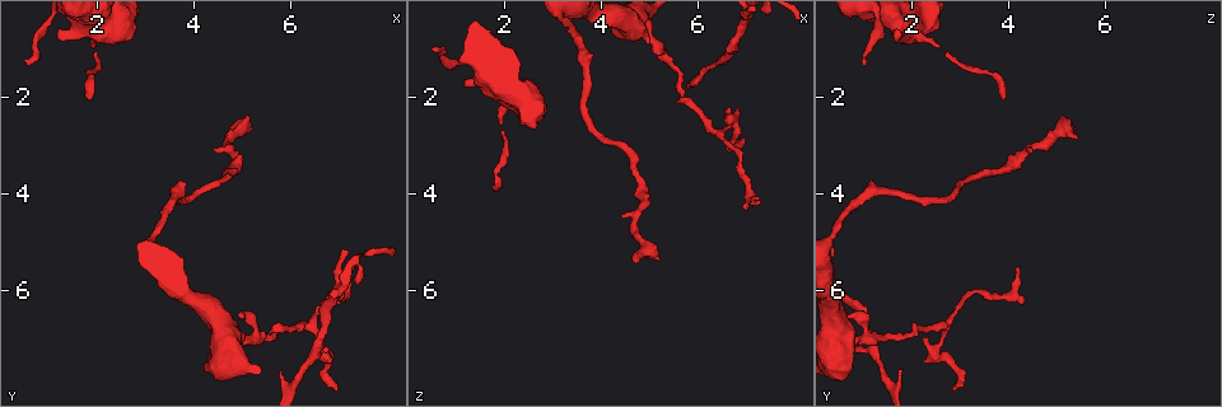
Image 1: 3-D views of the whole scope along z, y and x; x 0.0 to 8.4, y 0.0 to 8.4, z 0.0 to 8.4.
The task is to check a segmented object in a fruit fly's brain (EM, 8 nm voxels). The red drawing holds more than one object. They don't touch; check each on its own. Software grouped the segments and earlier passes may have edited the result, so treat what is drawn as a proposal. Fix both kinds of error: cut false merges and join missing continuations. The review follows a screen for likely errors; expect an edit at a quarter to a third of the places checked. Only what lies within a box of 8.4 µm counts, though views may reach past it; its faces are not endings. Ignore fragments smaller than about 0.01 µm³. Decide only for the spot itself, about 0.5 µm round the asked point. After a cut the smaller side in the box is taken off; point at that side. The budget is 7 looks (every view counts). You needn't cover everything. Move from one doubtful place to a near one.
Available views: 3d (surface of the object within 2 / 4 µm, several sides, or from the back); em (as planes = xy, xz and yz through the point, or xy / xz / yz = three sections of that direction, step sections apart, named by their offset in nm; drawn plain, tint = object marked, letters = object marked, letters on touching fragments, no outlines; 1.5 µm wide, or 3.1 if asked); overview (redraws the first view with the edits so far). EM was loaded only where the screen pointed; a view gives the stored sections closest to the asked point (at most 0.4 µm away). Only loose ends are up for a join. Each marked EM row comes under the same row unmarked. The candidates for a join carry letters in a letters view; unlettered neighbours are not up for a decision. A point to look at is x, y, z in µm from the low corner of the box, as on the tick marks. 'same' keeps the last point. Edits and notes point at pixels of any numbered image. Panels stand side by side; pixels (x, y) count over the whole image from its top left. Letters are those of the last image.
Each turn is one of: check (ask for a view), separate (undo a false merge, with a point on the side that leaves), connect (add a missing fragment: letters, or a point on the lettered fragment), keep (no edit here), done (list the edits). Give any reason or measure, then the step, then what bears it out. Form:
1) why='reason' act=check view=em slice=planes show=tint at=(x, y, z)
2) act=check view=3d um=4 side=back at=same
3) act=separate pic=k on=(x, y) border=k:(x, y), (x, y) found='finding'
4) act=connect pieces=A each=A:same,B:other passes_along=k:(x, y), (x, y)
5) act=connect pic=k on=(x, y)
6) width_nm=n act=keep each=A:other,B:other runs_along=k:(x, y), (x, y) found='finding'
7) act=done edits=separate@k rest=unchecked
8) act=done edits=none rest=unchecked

why='an open end' act=check view=3d um=2 at=(7.25, 5.50, 4.20)

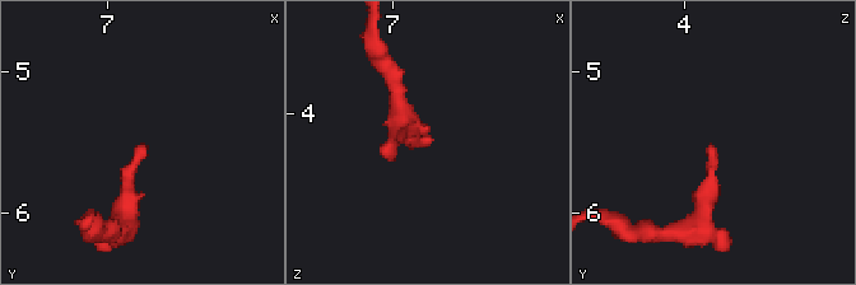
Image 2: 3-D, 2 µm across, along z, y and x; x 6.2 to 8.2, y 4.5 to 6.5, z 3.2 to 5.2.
act=check view=em slice=planes show=letters at=(7.26, 5.54, 4.16)

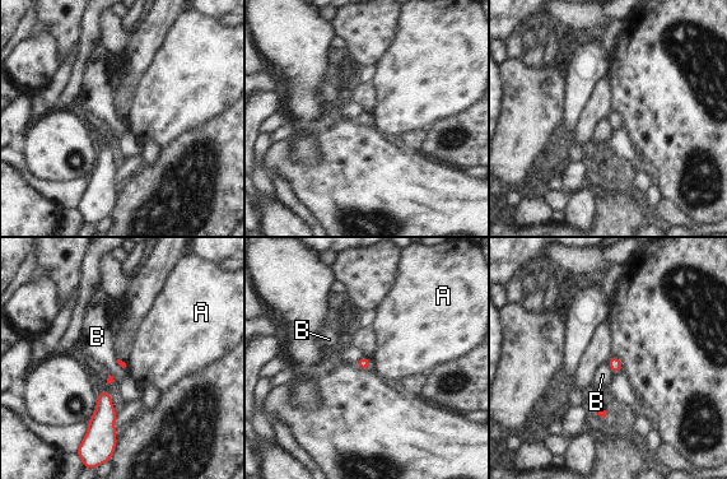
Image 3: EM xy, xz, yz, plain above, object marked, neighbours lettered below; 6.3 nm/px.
act=keep each=A:other,B:other border=3:(369, 358), (371, 366) found='no lettered fragment goes on from it'

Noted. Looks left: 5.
why='a narrow waist' act=check view=em slice=xz step=8 show=tint at=(4.80, 7.00, 0.65)

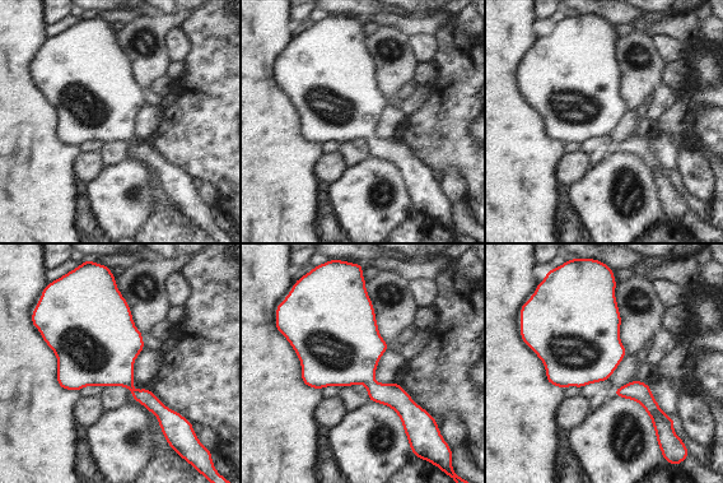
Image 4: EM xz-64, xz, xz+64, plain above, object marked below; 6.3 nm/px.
why='another direction' act=check view=em slice=planes show=letters at=same

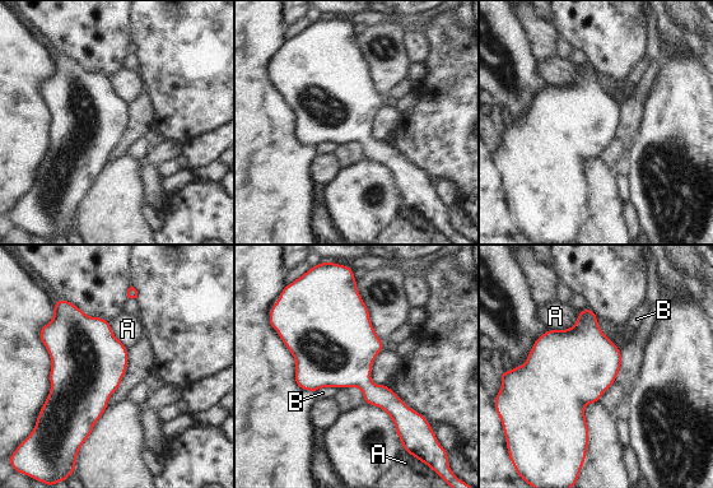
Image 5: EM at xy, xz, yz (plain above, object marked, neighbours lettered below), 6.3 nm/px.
act=keep each=A:other,B:other border=5:(338, 389), (320, 387), (316, 393) found='one cell here'

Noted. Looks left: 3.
why='branch stops here' act=check view=em slice=xy step=4 show=letters at=(1.15, 0.75, 1.75)

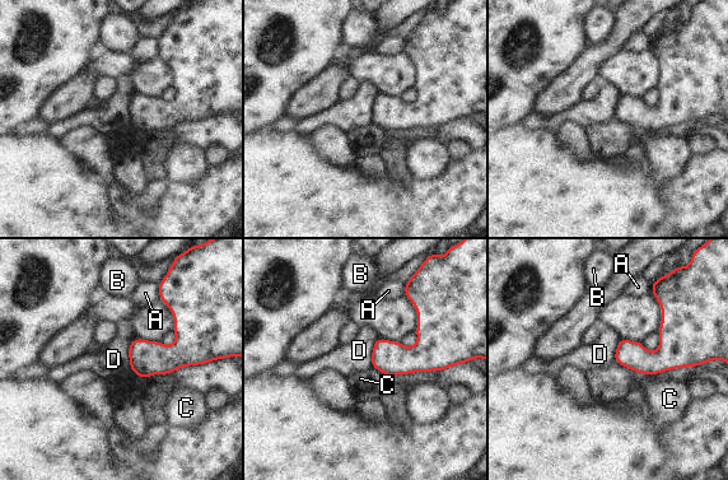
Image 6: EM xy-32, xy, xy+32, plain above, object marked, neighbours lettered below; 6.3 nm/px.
why='another direction' act=check view=em slice=planes show=letters at=same

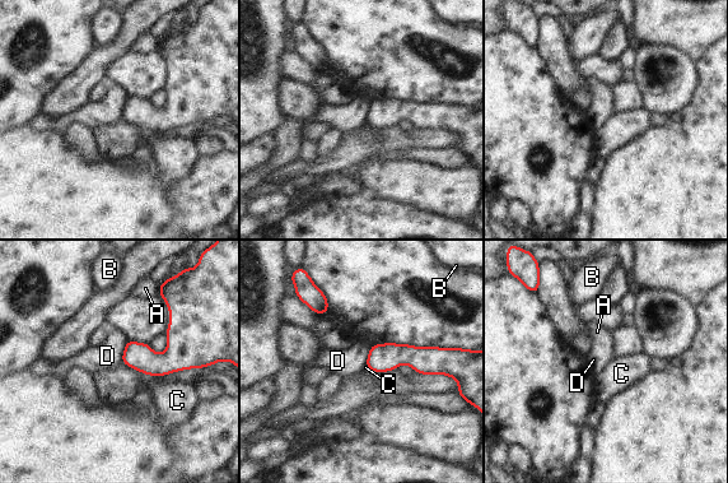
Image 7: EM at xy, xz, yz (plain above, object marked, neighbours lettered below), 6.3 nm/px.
act=keep each=A:other,B:other,C:other,D:other border=7:(126, 340), (121, 362) found='none of them fits'

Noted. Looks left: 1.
act=done edits=none rest=unchecked

